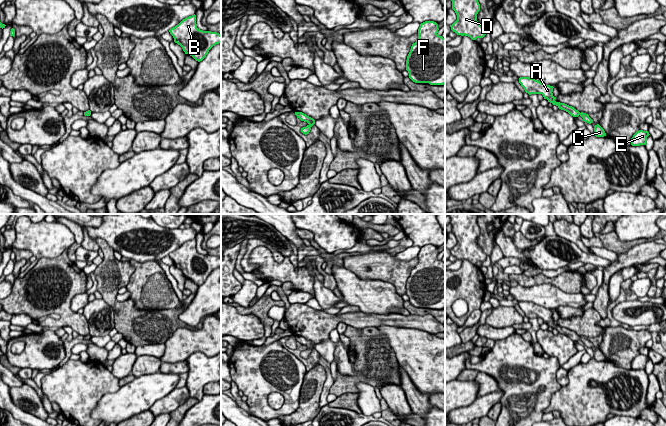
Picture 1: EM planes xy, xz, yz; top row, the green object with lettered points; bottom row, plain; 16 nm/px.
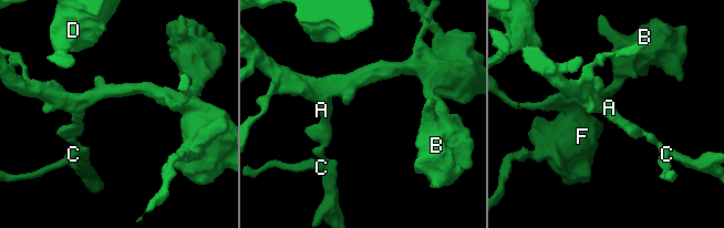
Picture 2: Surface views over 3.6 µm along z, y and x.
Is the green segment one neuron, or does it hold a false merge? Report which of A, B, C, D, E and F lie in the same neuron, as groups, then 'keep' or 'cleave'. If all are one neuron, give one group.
A B C D E F; keep

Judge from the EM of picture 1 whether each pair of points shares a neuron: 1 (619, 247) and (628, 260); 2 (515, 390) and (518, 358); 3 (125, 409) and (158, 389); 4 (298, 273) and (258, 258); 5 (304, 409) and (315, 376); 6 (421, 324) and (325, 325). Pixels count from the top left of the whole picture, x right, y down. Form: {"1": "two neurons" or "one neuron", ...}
{"1": "two neurons", "2": "one neuron", "3": "one neuron", "4": "one neuron", "5": "one neuron", "6": "one neuron"}

